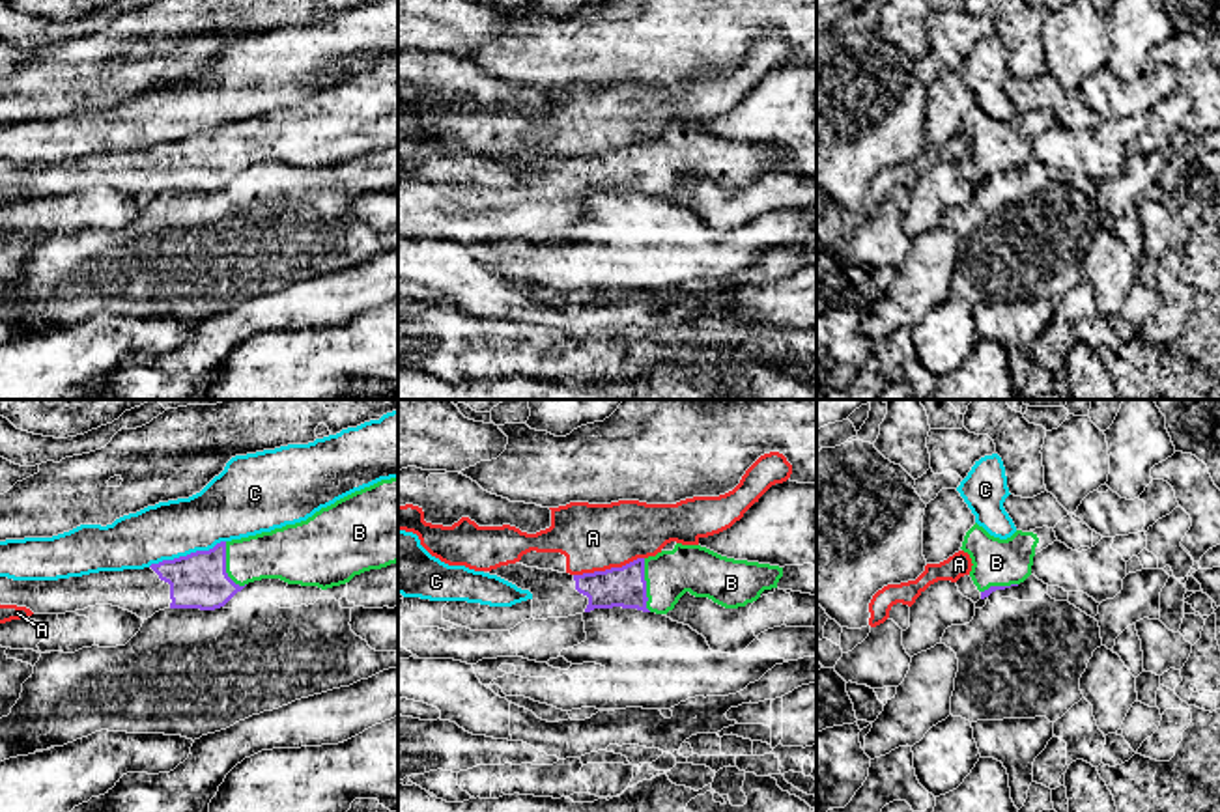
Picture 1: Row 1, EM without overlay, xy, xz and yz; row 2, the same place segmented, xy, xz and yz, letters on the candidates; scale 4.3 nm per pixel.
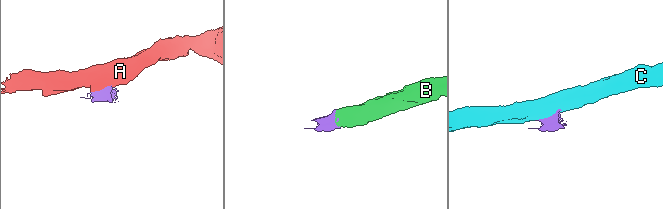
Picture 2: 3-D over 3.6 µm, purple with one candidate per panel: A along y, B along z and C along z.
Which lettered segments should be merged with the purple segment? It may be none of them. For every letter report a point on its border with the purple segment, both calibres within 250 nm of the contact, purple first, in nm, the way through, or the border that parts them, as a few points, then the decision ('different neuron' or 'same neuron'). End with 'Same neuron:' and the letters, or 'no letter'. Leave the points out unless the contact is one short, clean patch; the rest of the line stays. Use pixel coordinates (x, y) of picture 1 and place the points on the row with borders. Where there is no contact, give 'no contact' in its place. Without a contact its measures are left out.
A: xz (608, 570) | 180/280 nm | along xz (643, 557), (621, 566), (574, 575) | different neuron
B: xz (645, 585) | 180/200 nm | across xz (624, 587), (645, 585), (688, 568) | same neuron
C: xy (187, 555) | 240/260 nm | along xy (225, 540), (208, 549), (163, 559), (148, 566) | different neuron
Same neuron: B

